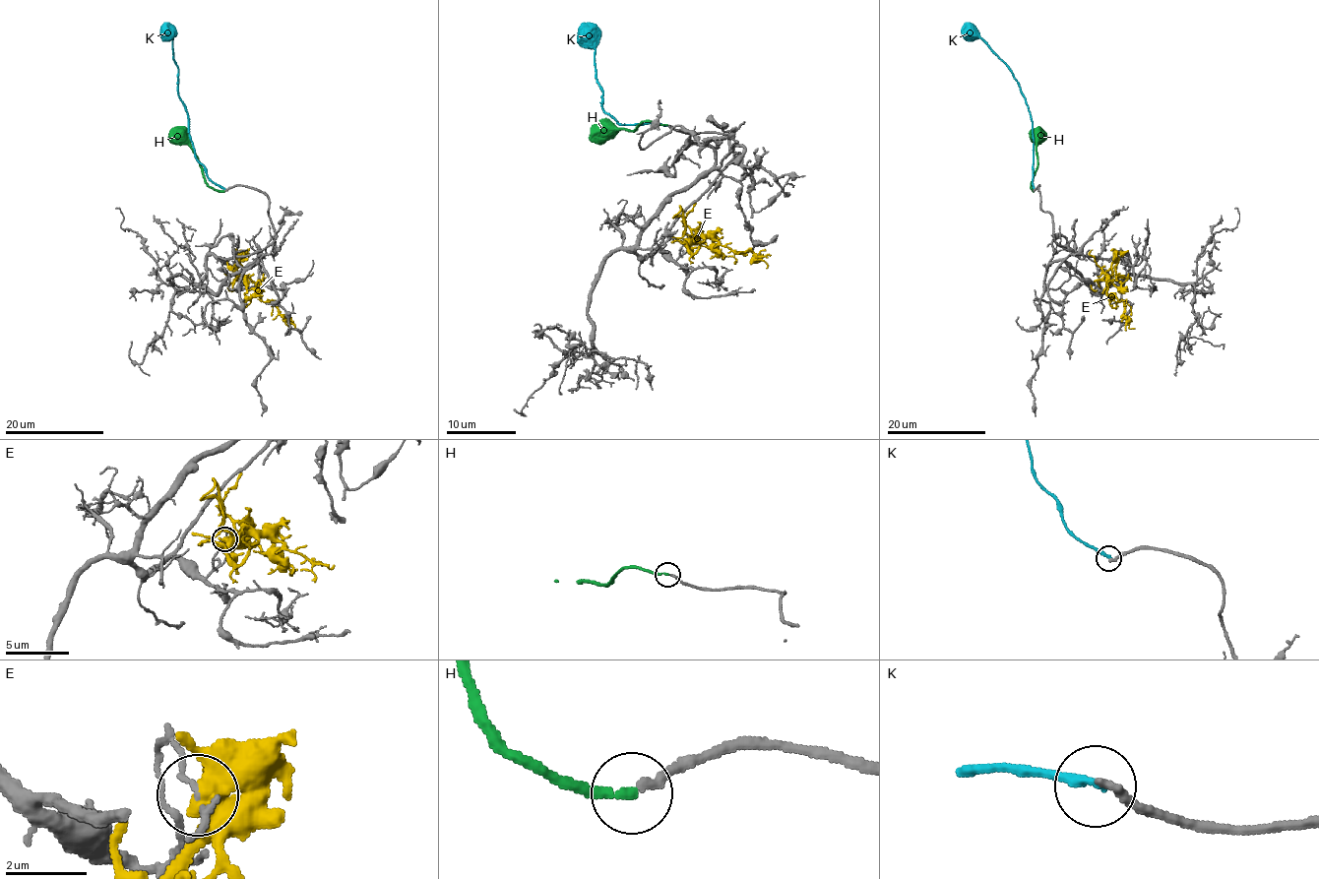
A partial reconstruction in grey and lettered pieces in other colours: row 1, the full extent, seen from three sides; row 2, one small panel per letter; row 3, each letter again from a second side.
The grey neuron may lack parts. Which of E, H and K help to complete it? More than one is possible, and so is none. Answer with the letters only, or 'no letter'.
H

